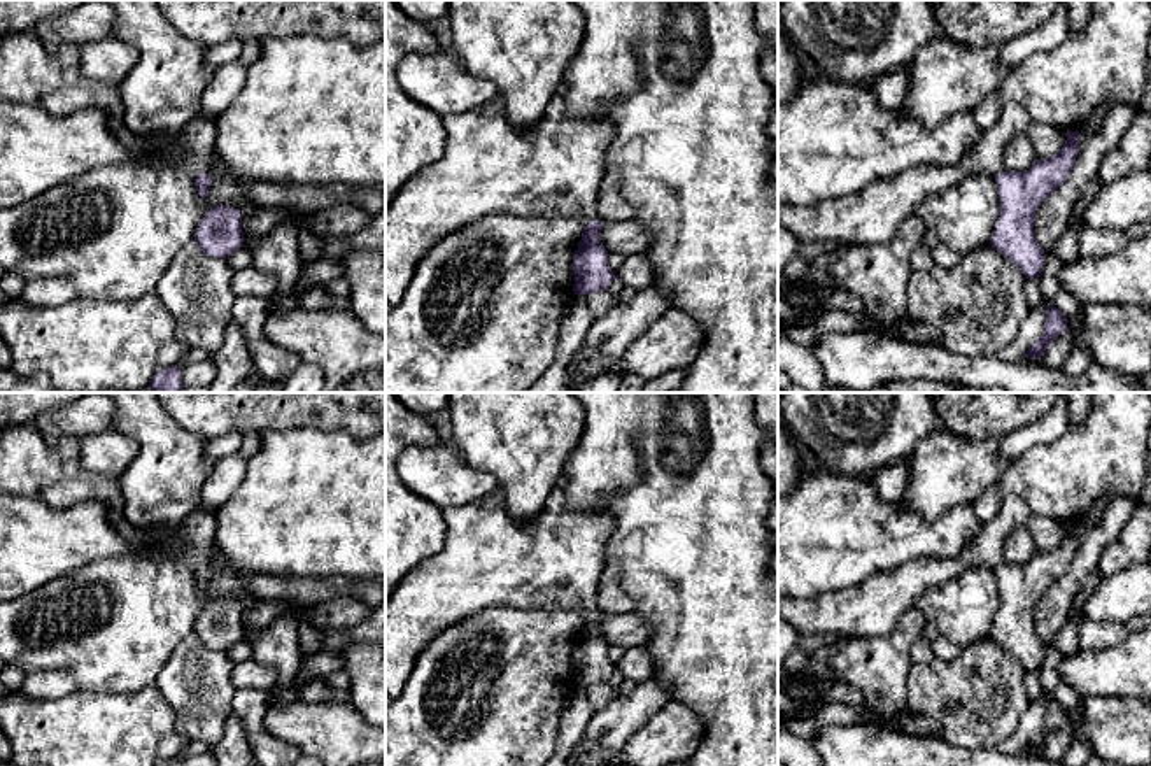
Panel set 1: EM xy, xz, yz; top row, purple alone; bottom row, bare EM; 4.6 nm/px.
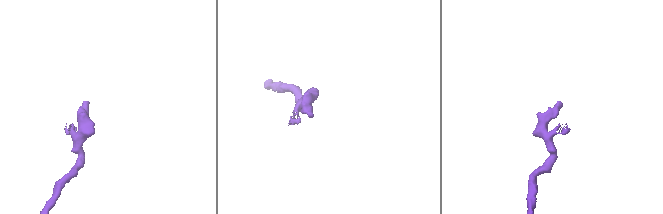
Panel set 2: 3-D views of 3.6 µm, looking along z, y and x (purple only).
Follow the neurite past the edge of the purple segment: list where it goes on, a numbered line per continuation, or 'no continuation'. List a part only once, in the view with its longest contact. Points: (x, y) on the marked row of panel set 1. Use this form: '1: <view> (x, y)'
1: yz (1095, 120)

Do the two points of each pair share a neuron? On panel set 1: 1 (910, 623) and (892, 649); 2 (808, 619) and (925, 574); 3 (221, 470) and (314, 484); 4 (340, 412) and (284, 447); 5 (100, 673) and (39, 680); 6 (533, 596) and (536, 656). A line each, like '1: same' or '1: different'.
1: same
2: same
3: different
4: different
5: different
6: different

